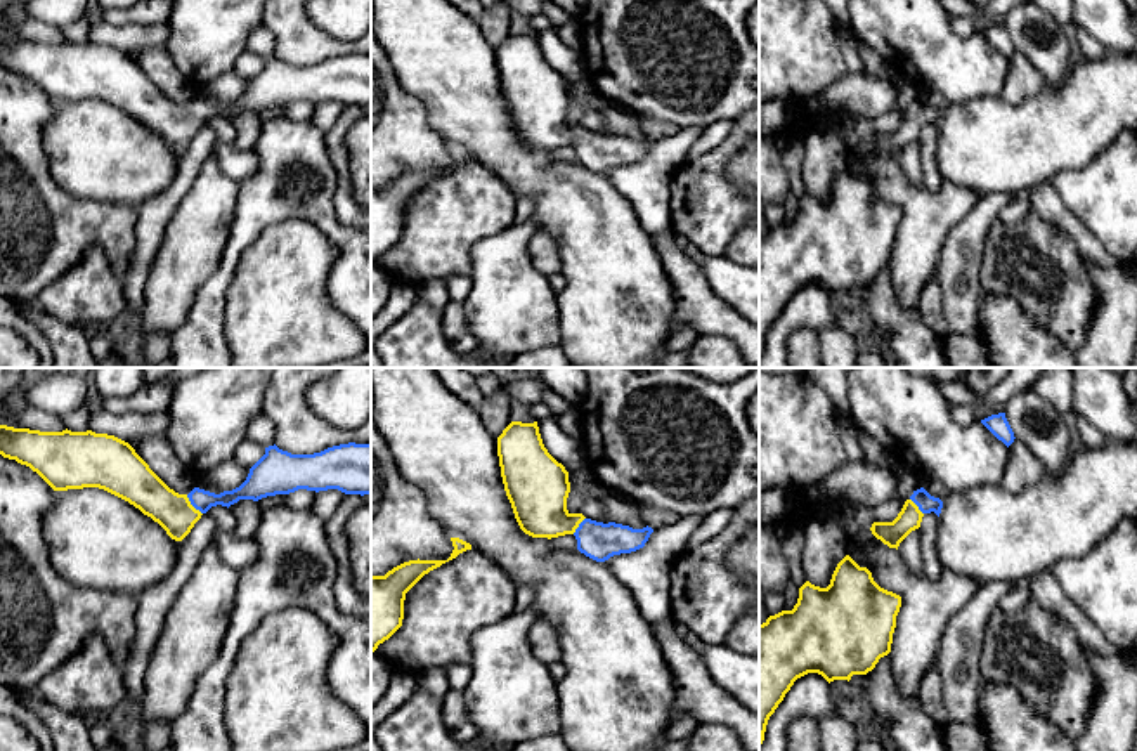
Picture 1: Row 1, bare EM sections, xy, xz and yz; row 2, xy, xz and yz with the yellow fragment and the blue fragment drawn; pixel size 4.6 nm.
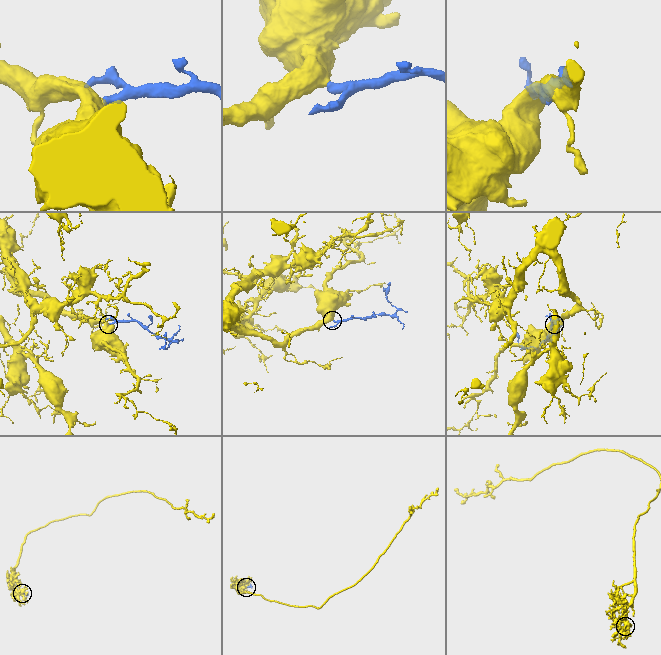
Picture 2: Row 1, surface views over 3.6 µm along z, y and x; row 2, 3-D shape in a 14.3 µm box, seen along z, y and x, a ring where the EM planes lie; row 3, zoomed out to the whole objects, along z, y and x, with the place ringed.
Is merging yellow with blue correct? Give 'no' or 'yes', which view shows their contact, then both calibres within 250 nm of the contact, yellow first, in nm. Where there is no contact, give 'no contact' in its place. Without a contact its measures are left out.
yes | xy | 180/100 nm

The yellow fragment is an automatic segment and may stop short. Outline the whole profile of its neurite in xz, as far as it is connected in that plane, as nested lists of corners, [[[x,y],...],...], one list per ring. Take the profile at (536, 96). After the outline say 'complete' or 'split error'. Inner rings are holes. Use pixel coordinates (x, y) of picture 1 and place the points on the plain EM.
[[[511,33],[497,49],[497,68],[506,108],[520,140],[532,149],[574,146],[577,161],[605,173],[645,158],[652,139],[633,140],[596,134],[567,121],[568,83],[544,59],[537,33]]]; split error

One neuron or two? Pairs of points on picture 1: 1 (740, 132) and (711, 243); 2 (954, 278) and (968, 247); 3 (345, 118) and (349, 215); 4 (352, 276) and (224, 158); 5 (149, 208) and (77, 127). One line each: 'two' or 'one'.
1: one
2: one
3: one
4: two
5: two

